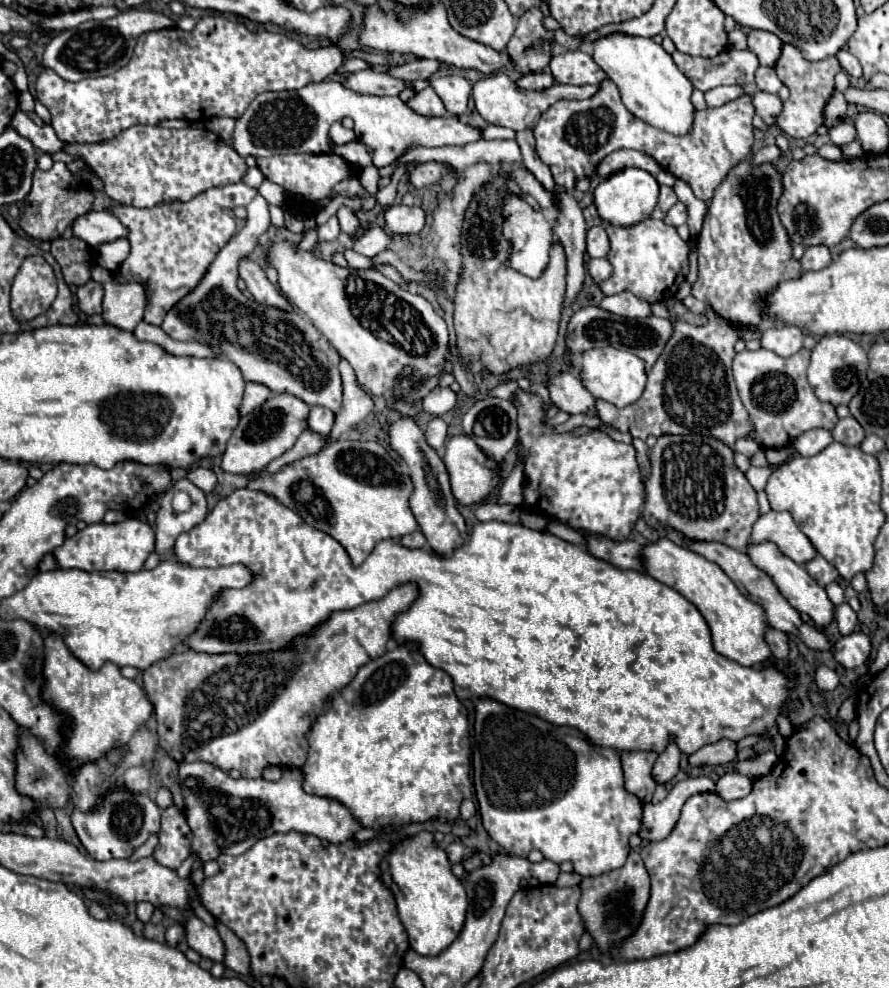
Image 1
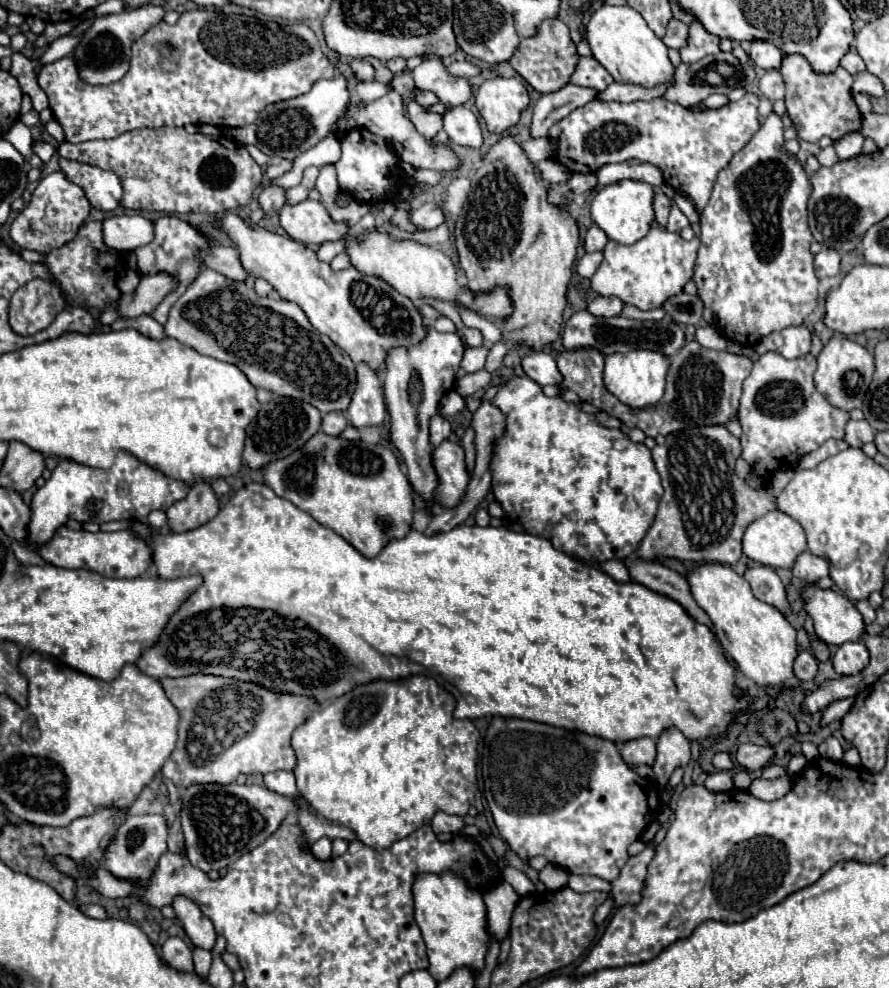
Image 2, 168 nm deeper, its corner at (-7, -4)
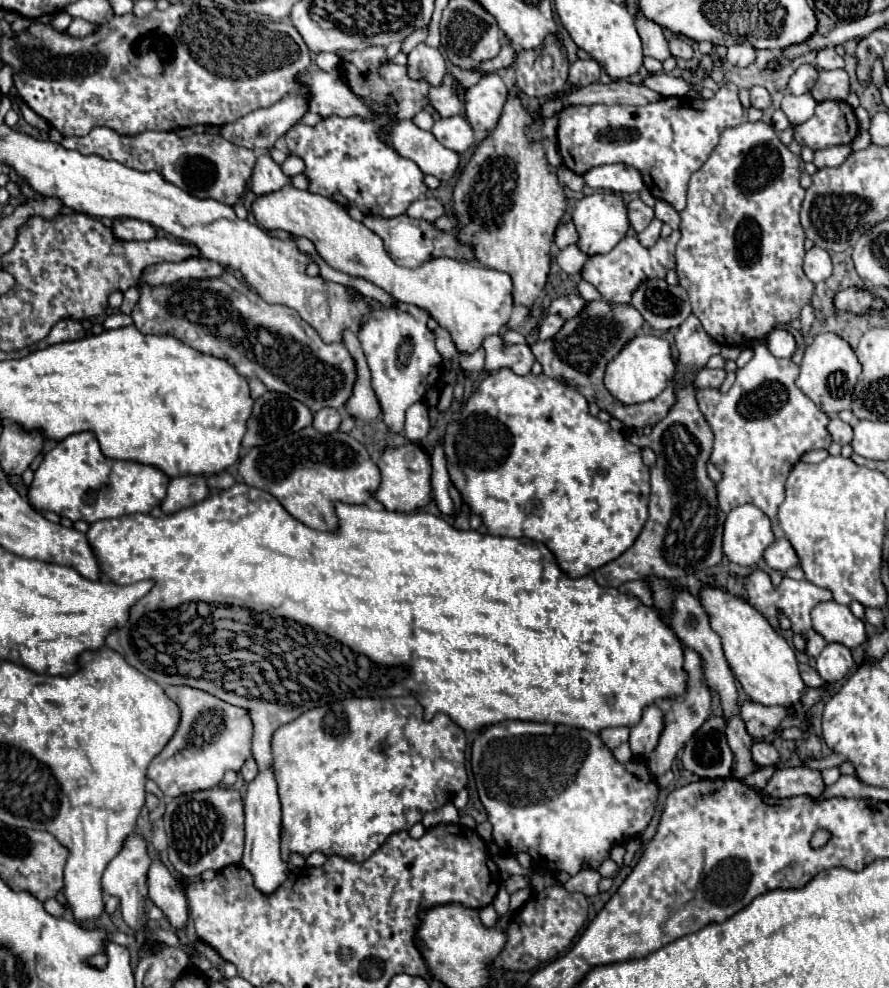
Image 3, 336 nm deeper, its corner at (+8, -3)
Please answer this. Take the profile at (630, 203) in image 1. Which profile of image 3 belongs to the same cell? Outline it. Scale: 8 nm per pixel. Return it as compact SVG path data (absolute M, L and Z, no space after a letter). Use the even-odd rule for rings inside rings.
M601 191L587 195L575 203L573 209L573 223L579 233L579 247L587 255L597 255L597 253L609 253L627 233L629 229L629 219L627 219L627 203L623 201L621 195L613 191Z

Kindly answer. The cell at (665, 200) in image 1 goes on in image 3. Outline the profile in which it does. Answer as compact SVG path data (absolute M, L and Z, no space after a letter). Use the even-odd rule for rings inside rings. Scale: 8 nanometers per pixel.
M633 199L629 205L627 205L627 211L629 211L629 223L631 227L641 233L653 219L653 209L649 205L645 205L641 199Z

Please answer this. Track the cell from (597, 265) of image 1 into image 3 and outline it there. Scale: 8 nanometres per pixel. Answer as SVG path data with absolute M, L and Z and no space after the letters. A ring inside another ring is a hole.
M569 245L569 247L565 247L565 249L561 249L561 251L557 253L557 263L559 263L559 267L561 267L565 273L569 273L569 275L579 273L579 271L583 269L583 265L585 265L587 259L589 259L589 255L583 253L577 245Z

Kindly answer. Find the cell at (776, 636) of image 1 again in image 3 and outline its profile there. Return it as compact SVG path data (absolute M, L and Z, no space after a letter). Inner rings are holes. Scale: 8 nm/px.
M801 663L799 665L799 671L801 671L801 679L807 687L817 687L817 685L823 685L823 679L819 677L819 673L815 669L811 669L807 663Z

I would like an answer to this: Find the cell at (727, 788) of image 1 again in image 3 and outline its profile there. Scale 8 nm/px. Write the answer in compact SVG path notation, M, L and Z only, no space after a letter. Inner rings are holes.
M787 767L787 769L777 769L761 793L779 799L793 797L797 793L809 793L811 797L819 797L823 789L825 783L819 771L807 767Z

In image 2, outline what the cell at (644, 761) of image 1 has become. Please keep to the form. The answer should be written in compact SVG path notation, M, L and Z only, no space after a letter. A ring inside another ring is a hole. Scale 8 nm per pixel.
M636 738L622 744L622 758L626 764L648 764L656 760L656 744L652 738Z

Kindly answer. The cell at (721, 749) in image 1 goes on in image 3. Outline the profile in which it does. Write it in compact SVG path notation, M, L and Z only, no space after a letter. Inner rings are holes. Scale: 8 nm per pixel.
M755 741L751 745L751 757L753 757L753 761L759 767L769 767L769 765L777 763L779 753L777 753L777 749L771 743L767 743L767 741Z

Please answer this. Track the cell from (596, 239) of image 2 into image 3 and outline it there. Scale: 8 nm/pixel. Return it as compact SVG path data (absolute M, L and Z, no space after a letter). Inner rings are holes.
M573 221L561 223L561 225L557 227L557 233L555 233L555 245L557 245L559 249L565 249L565 247L575 245L575 243L579 243L579 233L577 233Z

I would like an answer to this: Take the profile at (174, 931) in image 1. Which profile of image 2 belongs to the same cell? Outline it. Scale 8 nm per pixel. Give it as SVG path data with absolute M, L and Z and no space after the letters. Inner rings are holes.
M168 938L160 950L162 960L180 972L194 972L192 948L182 938Z

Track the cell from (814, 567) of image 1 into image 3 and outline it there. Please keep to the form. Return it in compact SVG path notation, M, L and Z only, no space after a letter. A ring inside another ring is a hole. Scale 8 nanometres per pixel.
M783 537L777 543L773 543L767 551L765 551L765 563L781 573L787 573L791 567L799 565L799 557L795 553L795 549L791 547L791 543Z

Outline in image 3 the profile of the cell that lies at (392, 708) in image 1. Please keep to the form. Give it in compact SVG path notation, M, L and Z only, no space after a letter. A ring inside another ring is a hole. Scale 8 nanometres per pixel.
M413 695L385 699L351 697L333 705L315 707L273 733L273 773L283 811L283 859L293 851L303 857L321 851L361 863L369 859L391 833L411 829L425 813L443 807L467 785L463 765L467 739L463 729L445 715L425 721L423 711L423 705Z

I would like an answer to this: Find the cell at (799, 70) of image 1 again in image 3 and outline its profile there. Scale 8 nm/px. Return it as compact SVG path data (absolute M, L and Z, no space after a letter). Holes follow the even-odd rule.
M821 101L811 119L795 125L795 141L817 149L849 145L857 135L859 125L851 105L845 101Z

